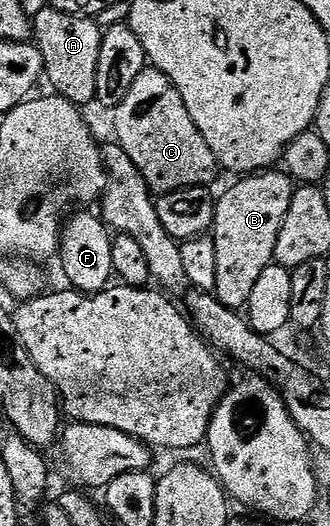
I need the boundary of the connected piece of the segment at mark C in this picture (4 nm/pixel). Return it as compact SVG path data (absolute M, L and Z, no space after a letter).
M153 66L143 69L139 75L137 96L139 92L139 116L131 120L131 124L119 124L115 128L117 143L124 148L126 154L132 158L137 169L144 175L145 182L152 193L162 194L176 192L182 188L201 188L214 185L215 175L221 172L213 150L209 150L209 142L201 138L201 130L193 126L193 118L189 118L189 110L185 110L185 102L181 94L173 86L173 82L165 75L158 72Z

